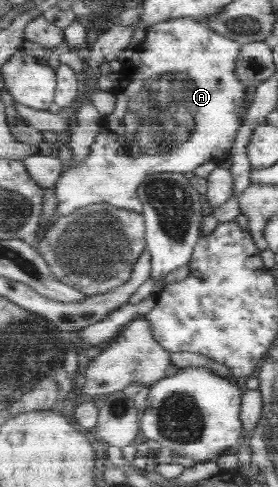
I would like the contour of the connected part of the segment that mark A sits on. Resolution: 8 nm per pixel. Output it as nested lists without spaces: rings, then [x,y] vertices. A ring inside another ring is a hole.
[[[184,17],[176,20],[168,20],[162,23],[156,23],[154,26],[147,28],[146,40],[139,48],[135,49],[132,58],[128,58],[121,69],[119,70],[119,81],[114,90],[111,92],[115,96],[115,109],[107,116],[108,123],[102,125],[102,130],[98,133],[95,141],[90,148],[90,154],[84,162],[78,162],[78,164],[71,162],[67,164],[67,167],[60,175],[60,178],[54,185],[54,196],[56,196],[56,214],[58,216],[68,216],[80,207],[87,207],[91,204],[98,204],[100,202],[115,205],[118,208],[126,208],[128,210],[134,210],[138,213],[142,213],[142,203],[138,198],[138,191],[140,183],[152,173],[163,172],[177,172],[186,173],[187,171],[193,171],[196,167],[207,163],[209,161],[216,162],[216,158],[222,158],[234,144],[234,138],[236,138],[236,130],[242,127],[242,112],[244,112],[244,104],[246,104],[246,85],[240,82],[236,78],[234,72],[234,64],[236,64],[236,58],[238,58],[238,52],[240,52],[241,45],[238,41],[231,40],[230,37],[222,36],[222,34],[213,32],[208,25],[200,23],[199,21],[192,20],[192,17]]]

